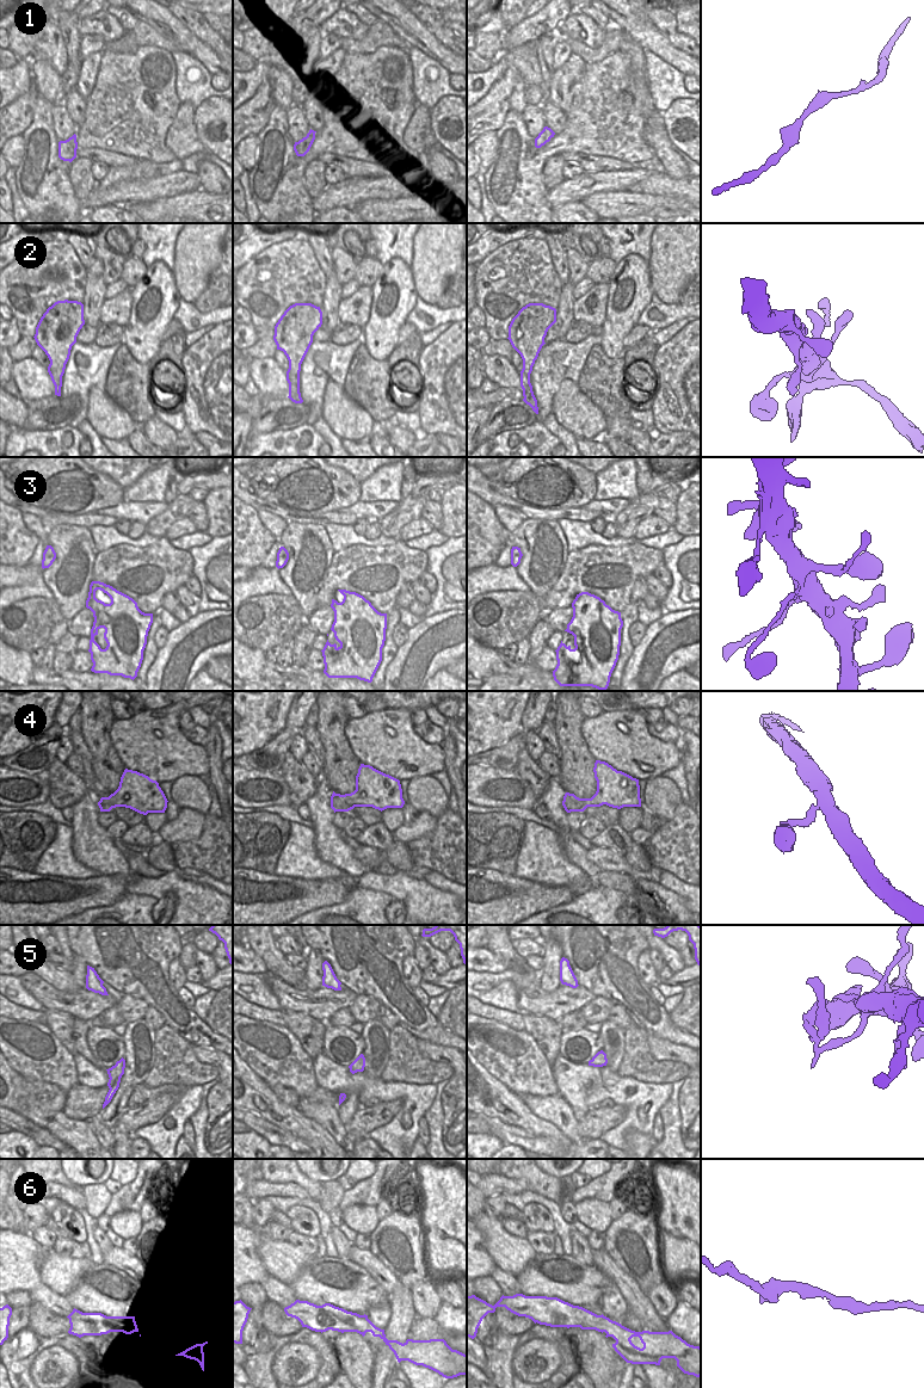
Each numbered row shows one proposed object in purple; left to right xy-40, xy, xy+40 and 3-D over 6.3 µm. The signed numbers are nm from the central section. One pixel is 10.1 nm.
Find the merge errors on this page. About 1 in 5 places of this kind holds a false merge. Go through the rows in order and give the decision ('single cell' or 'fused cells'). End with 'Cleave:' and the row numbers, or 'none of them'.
1: single cell
2: single cell
3: single cell
4: single cell
5: fused cells
6: single cell
Cleave: 5

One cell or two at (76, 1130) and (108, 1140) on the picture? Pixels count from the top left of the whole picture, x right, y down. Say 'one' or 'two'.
two

